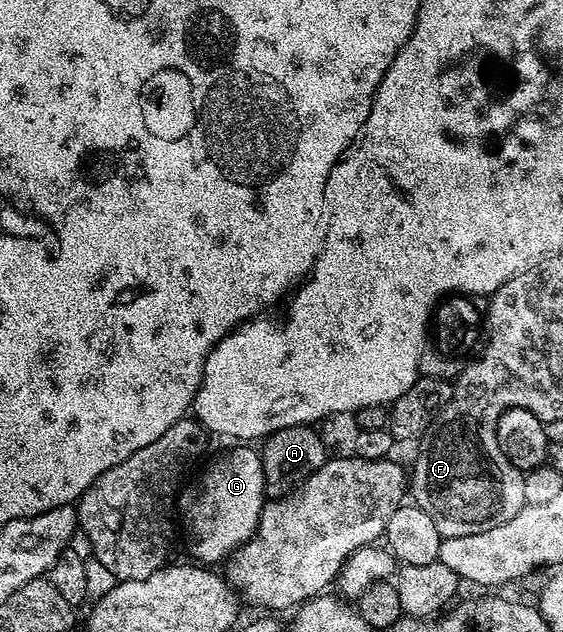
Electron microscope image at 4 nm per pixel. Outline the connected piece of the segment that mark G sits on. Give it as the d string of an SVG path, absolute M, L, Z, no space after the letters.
M240 445L244 446L230 451L229 454L222 455L217 462L209 464L208 471L200 478L200 487L197 488L196 495L192 498L192 503L184 510L184 518L188 521L189 528L192 529L192 554L196 557L193 559L197 563L223 563L236 547L241 546L247 538L252 537L252 533L255 532L256 525L260 519L260 514L264 511L266 505L266 497L264 498L266 483L262 472L262 464L260 463L260 455L255 449L251 450L248 447L251 445Z

